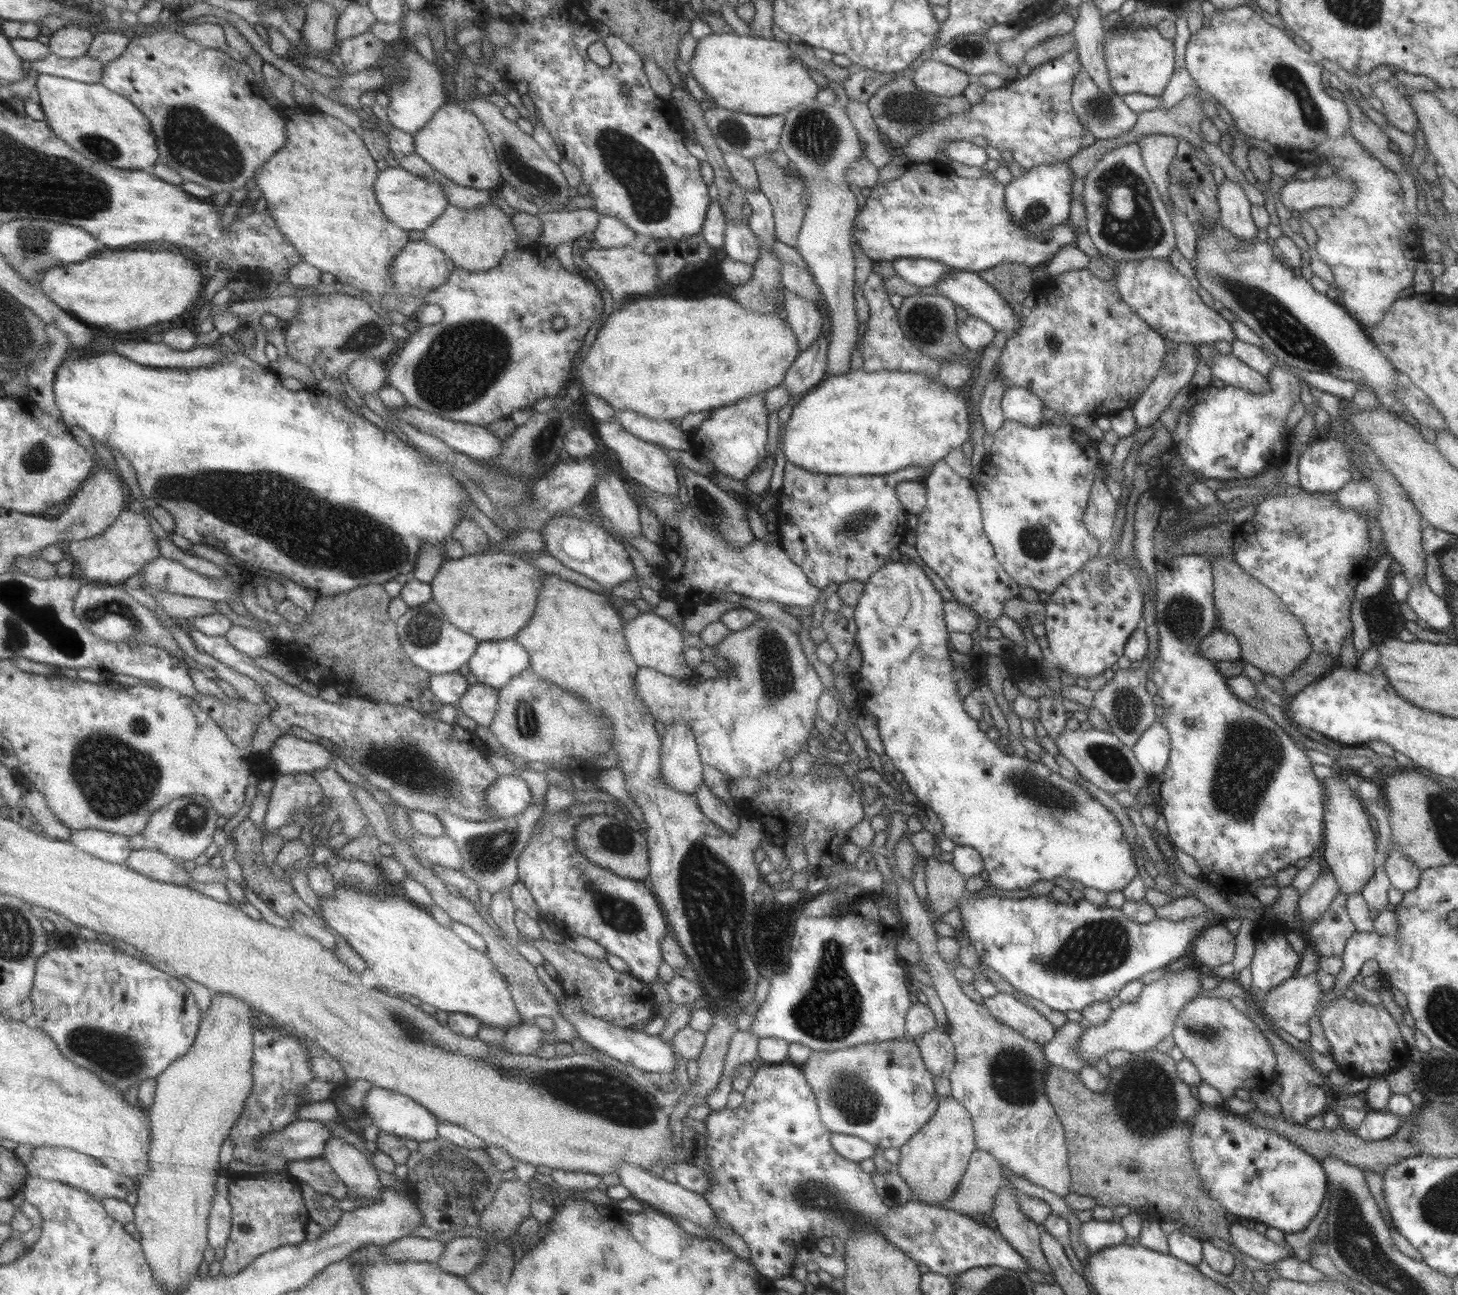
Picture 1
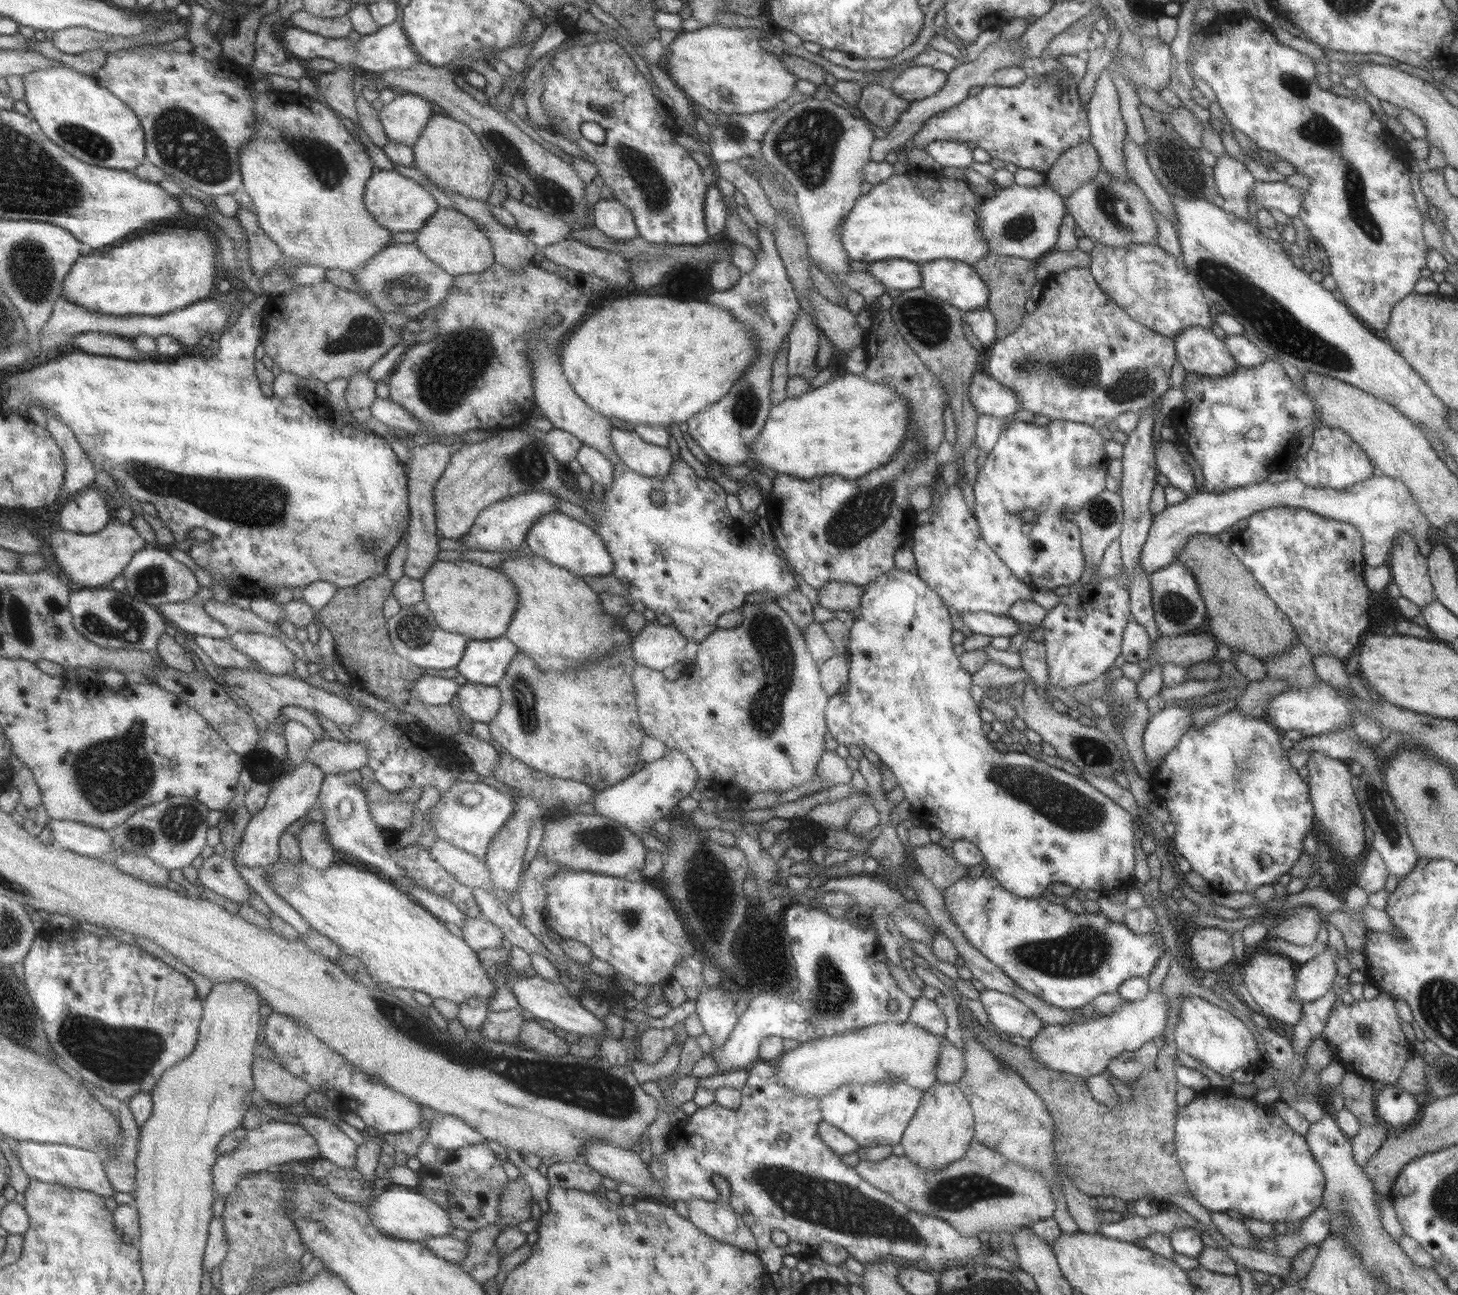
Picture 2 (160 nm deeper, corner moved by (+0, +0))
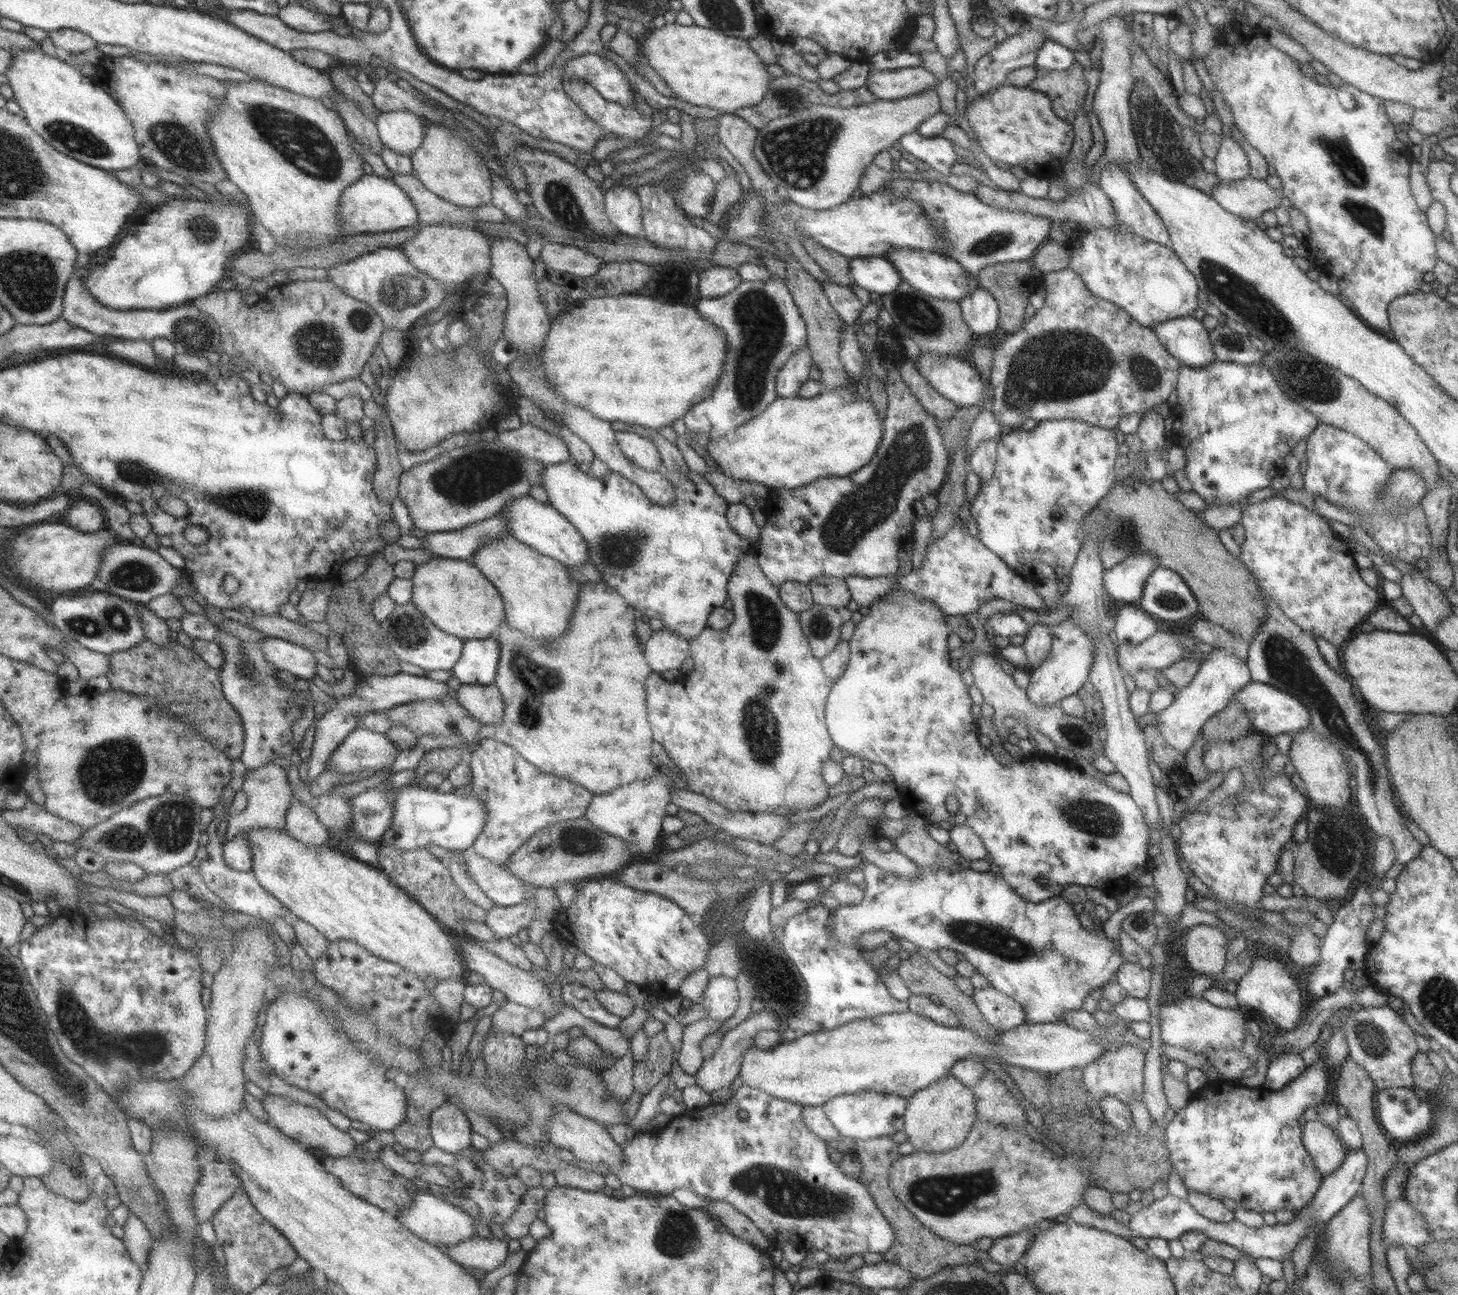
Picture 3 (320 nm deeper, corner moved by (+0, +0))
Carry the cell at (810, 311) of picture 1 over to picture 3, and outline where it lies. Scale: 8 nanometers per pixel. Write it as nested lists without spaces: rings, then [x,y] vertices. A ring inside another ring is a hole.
[[[807,346],[798,348],[785,364],[779,368],[775,378],[776,396],[791,398],[798,396],[798,390],[808,380],[812,360]]]

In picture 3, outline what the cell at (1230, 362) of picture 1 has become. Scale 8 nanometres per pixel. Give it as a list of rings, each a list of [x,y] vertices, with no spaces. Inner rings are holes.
[[[1191,315],[1153,323],[1150,329],[1158,342],[1181,365],[1203,368],[1215,361],[1206,328]]]

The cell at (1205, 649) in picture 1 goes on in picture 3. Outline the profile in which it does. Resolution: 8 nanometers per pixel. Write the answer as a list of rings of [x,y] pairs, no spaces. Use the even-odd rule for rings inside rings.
[[[1156,631],[1135,646],[1118,644],[1116,661],[1122,674],[1124,672],[1133,677],[1139,670],[1153,672],[1168,667],[1183,659],[1185,652],[1185,648],[1171,634]]]

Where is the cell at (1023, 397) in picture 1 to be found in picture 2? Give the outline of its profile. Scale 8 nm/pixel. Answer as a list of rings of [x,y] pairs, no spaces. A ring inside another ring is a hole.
[[[979,366],[978,369],[973,372],[971,380],[968,384],[968,399],[975,409],[975,412],[979,414],[990,414],[991,416],[999,417],[1000,419],[1009,415],[1012,415],[1018,408],[1018,398],[1012,390],[1009,390],[1006,386],[997,383],[997,381],[990,378]]]

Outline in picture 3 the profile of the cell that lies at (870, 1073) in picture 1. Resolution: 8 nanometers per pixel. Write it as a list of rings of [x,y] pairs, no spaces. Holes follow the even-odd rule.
[[[868,1091],[861,1094],[843,1094],[826,1100],[821,1108],[824,1116],[841,1136],[867,1140],[878,1136],[891,1136],[903,1130],[906,1100],[897,1095],[881,1095]]]

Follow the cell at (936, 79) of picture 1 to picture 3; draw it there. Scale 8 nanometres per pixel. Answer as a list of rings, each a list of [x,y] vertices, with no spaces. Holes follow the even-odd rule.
[[[917,66],[869,71],[864,85],[879,101],[886,102],[929,90],[933,85],[937,86],[937,80],[932,72]]]

